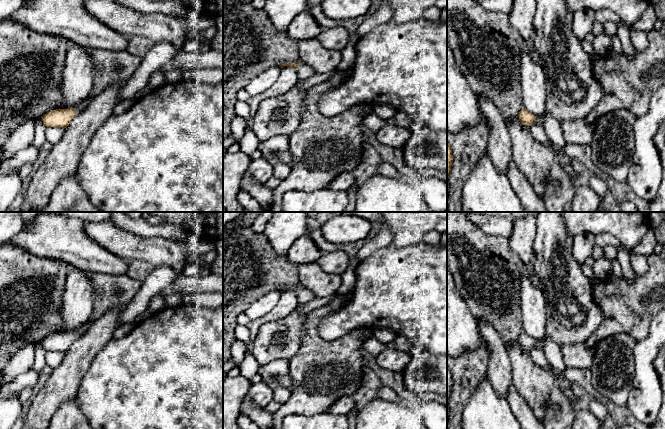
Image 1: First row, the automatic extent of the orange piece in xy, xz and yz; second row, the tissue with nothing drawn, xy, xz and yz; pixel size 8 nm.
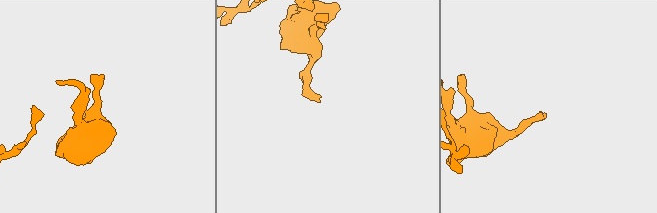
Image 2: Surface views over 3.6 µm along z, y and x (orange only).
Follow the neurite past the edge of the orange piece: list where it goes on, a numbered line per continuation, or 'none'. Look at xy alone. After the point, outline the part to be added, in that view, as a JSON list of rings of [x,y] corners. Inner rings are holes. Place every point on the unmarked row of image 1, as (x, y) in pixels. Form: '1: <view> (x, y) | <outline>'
1: xy (110, 291) | [[[89,273],[94,288],[93,311],[87,323],[74,331],[79,338],[87,329],[88,323],[100,318],[111,308],[127,306],[141,288],[141,282],[127,276],[114,276],[103,273]]]

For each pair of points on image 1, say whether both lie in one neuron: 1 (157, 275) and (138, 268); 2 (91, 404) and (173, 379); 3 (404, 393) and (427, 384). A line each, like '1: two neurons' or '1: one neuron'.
1: two neurons
2: one neuron
3: two neurons

